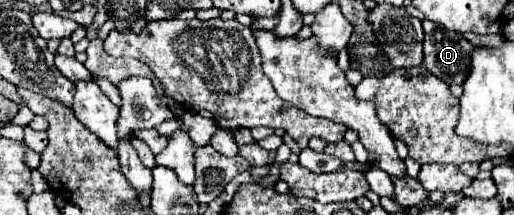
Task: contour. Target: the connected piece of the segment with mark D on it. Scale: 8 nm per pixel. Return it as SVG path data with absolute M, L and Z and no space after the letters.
M424 20L424 66L448 84L464 84L470 70L472 44L458 32L448 32L438 24Z

